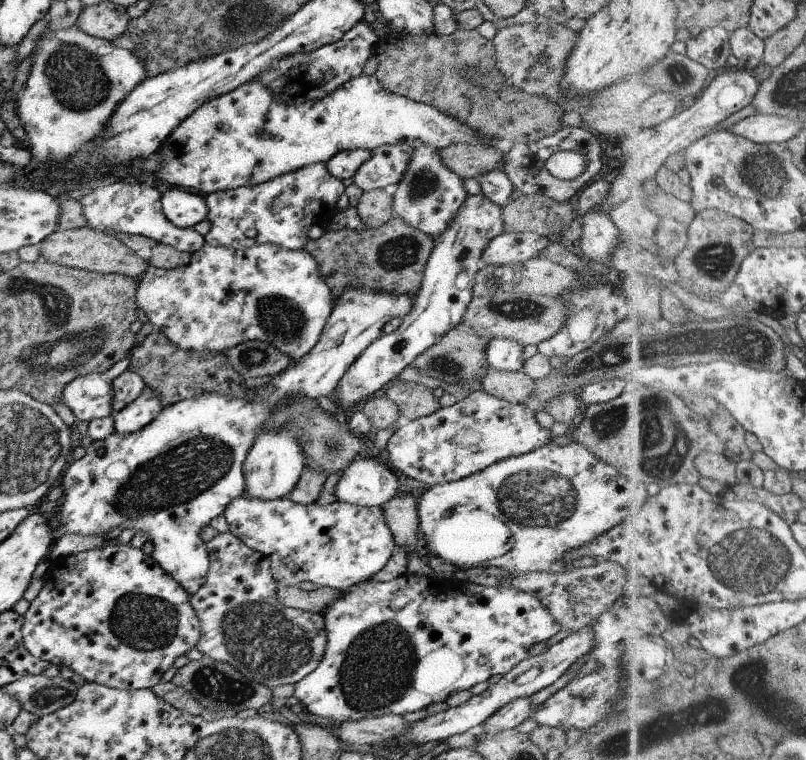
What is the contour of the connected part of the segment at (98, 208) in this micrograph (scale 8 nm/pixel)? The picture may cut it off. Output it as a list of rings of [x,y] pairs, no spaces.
[[[116,179],[109,186],[93,189],[75,194],[82,206],[82,213],[86,220],[87,228],[103,230],[112,234],[117,231],[128,235],[139,235],[154,240],[155,243],[173,246],[181,252],[190,255],[197,252],[205,244],[204,238],[198,234],[194,227],[177,228],[165,218],[160,207],[160,194],[151,186],[143,186],[138,180]]]

